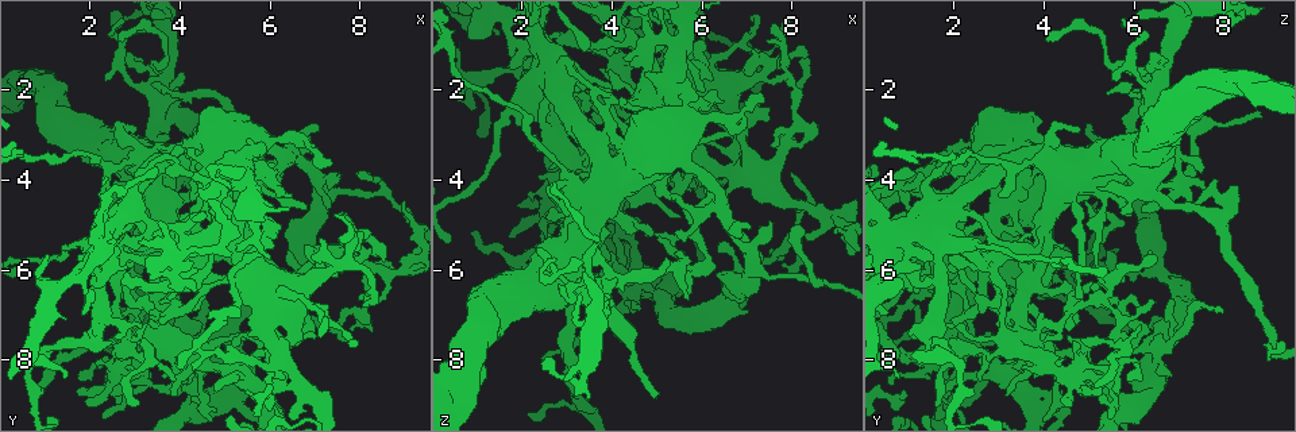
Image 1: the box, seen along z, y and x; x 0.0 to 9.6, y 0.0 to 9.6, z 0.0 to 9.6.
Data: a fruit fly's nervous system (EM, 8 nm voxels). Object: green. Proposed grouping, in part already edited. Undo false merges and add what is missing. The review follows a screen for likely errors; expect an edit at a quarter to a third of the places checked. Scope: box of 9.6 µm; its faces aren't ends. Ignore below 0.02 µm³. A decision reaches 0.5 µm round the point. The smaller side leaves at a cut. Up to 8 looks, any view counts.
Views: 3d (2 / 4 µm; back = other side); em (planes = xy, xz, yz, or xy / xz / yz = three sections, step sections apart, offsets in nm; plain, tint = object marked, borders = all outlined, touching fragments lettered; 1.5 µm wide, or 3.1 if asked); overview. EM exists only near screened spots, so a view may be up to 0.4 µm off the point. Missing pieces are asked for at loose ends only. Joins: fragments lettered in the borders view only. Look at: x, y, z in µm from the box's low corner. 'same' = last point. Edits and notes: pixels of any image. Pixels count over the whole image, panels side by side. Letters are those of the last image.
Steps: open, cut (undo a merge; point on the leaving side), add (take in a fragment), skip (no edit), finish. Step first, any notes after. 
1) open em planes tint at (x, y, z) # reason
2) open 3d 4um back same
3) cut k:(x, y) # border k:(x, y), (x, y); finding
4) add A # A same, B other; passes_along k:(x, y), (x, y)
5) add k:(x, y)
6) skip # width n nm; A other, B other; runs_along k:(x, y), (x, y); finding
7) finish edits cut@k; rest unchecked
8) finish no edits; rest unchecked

open em planes plain at (3.20, 3.65, 4.30) # calibre changes

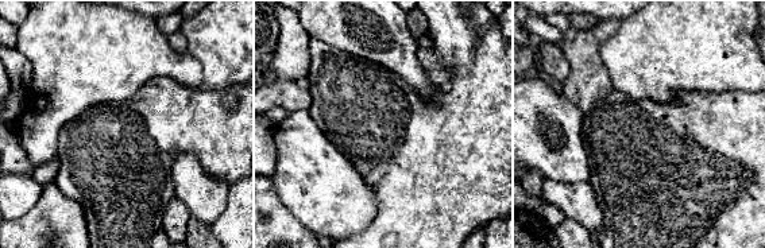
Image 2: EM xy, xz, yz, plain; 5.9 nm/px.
open em planes tint same

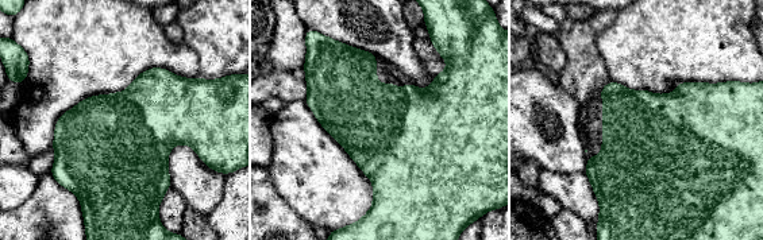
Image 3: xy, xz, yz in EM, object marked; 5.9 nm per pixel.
open em planes borders same

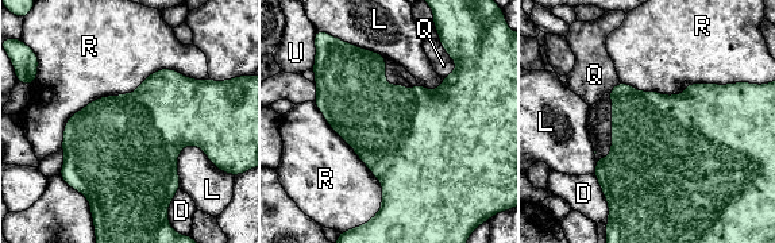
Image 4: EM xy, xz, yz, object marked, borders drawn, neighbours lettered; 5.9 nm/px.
skip # width 480 nm; D other, L other, Q other, R other, U other; border 4:(164, 68), (74, 112), (61, 149); all the same neuron

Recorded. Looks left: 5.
open 3d 2um at (2.25, 7.10, 1.45) # a fork

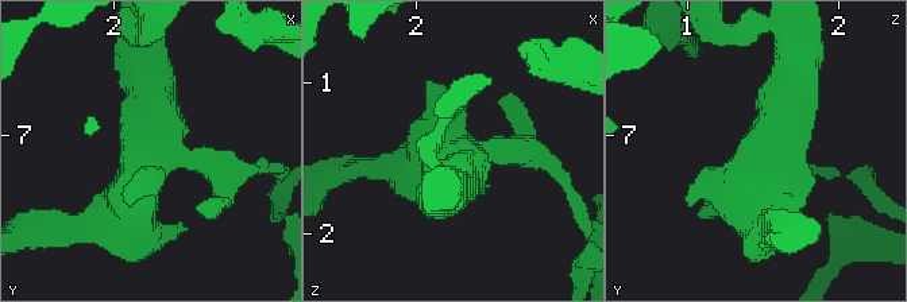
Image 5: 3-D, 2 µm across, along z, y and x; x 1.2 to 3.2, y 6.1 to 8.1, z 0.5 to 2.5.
open em planes borders at (2.18, 7.12, 1.52) # need the tissue

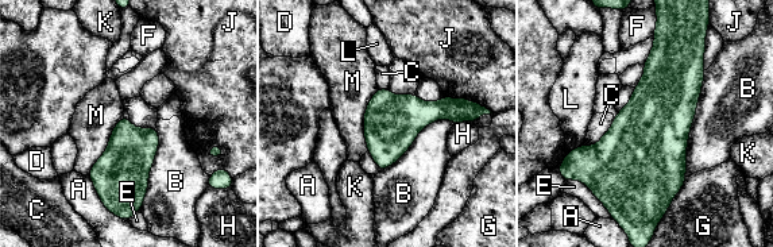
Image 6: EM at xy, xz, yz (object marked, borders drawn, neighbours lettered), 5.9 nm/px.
skip # width 340 nm; A other, B other, C other, D other, E other, F other, G other, H other, J other, K other, L other, M other; border 6:(378, 89), (364, 114), (367, 150); all the same neuron

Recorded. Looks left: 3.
open 3d 4um back at (2.50, 5.35, 1.95) # small branch off a trunk

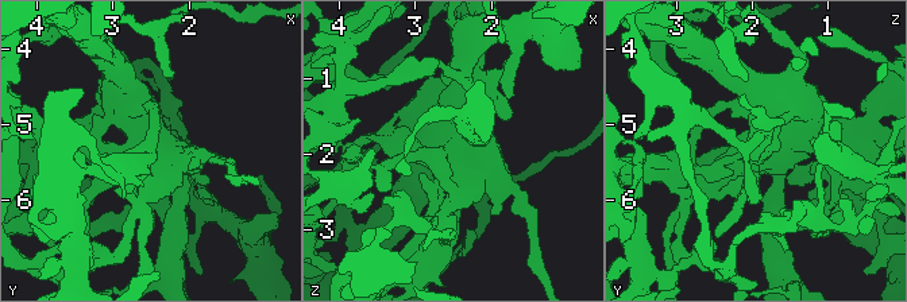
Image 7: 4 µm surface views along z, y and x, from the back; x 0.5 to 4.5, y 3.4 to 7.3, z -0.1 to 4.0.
open em 3.1um yz step 8 tint same # now the EM

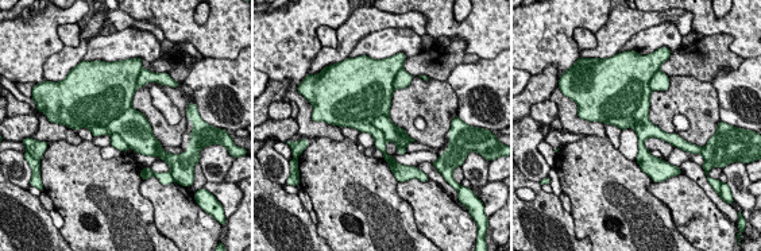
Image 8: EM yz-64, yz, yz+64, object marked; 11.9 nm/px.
open em 3.1um planes borders same

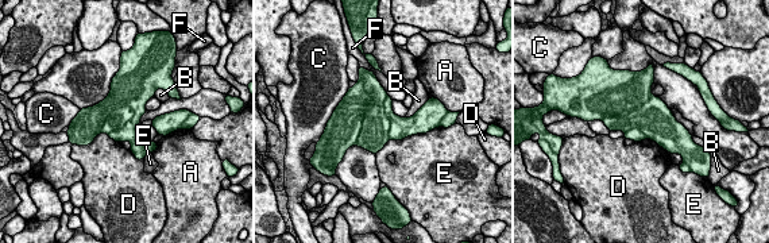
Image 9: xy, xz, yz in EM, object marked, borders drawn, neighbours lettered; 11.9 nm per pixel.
skip # width 500 nm; A other, B other, C other, D other, E other, F other; border 9:(424, 132), (390, 139), (375, 155); one neuron here

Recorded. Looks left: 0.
finish no edits; rest unchecked

